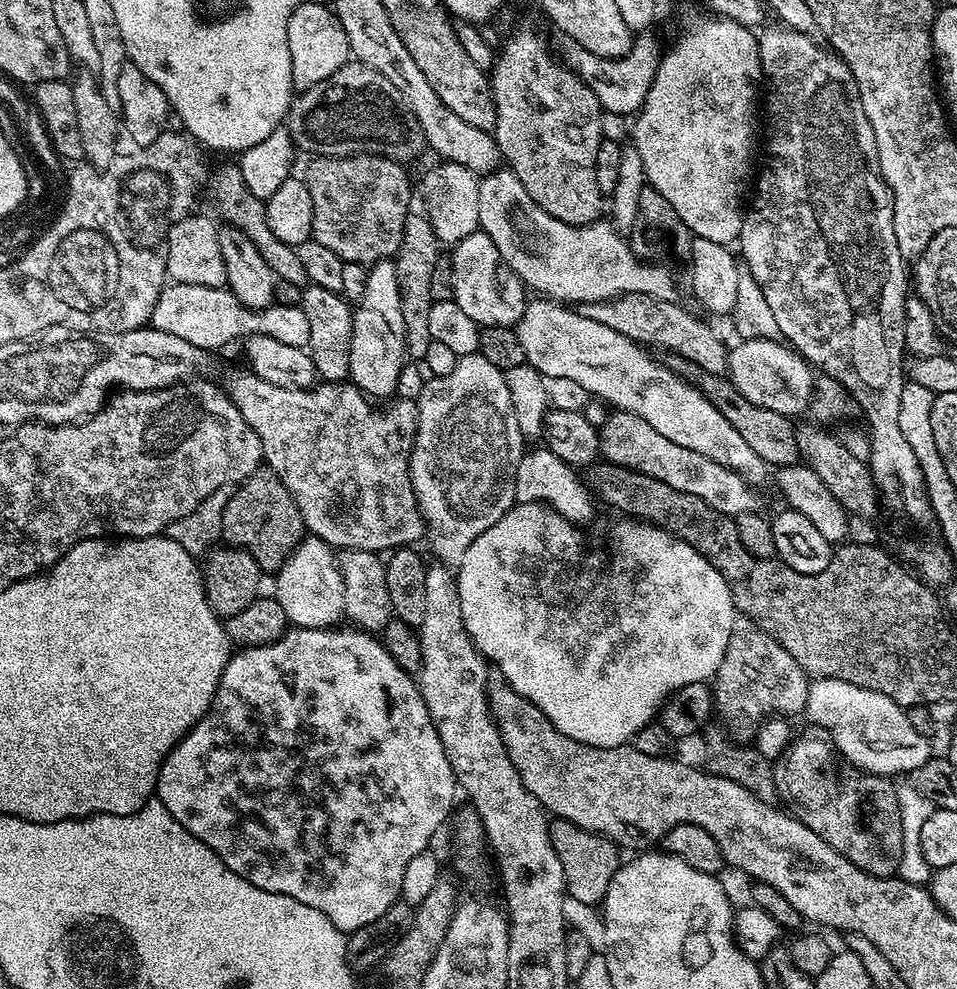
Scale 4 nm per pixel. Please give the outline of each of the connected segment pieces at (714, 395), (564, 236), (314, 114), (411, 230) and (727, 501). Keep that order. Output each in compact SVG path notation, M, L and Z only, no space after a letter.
M669 355L667 359L666 367L681 376L683 380L693 384L719 410L722 418L726 418L726 422L730 422L730 426L734 426L734 430L742 434L742 438L754 450L754 454L758 454L758 458L762 458L769 466L776 468L795 464L800 460L796 441L797 425L789 417L778 414L774 410L762 410L760 406L746 402L746 398L742 398L742 394L732 385L731 380L704 372L698 366L694 366L694 362L673 355Z
M497 170L495 172L489 172L479 181L478 190L478 205L480 219L479 227L488 237L494 242L494 246L498 246L498 254L504 264L519 280L524 284L525 289L534 291L533 293L539 294L541 297L549 300L559 302L565 306L579 306L581 304L597 304L599 300L615 300L631 292L641 292L647 296L653 296L659 300L671 300L675 301L676 296L676 284L672 281L670 273L656 262L645 262L639 260L632 252L631 243L622 235L622 232L615 227L612 222L607 219L601 218L596 221L595 224L583 224L582 226L574 226L573 224L567 224L562 222L558 218L554 218L550 214L546 214L546 210L542 210L542 206L538 206L538 202L534 202L534 198L530 198L530 194L526 194L526 186L522 186L522 182L518 182L516 175L511 170Z
M349 62L342 65L335 74L328 80L318 82L318 86L310 86L303 89L293 99L292 105L288 107L288 115L286 117L286 127L289 136L292 139L295 147L302 153L312 152L313 157L317 156L355 156L357 154L367 154L370 156L385 156L391 160L398 160L401 162L409 162L408 160L416 160L420 156L420 151L425 151L426 145L424 143L424 135L418 126L418 122L414 118L414 114L404 105L404 100L398 94L398 89L391 84L386 78L382 78L382 74L378 74L378 70L374 70L370 66L359 62Z
M409 214L404 223L400 248L396 251L394 263L398 274L398 290L402 298L402 322L404 323L404 351L407 359L420 360L434 348L430 334L430 310L434 303L430 282L434 282L434 270L441 263L442 244L437 240L431 223L424 214Z
M616 410L598 431L600 456L607 463L650 474L650 478L658 478L658 482L666 482L666 486L674 486L674 490L682 490L682 494L694 494L694 498L702 498L702 502L714 506L714 510L733 518L743 512L757 511L757 489L753 485L747 484L734 470L714 462L714 458L706 458L706 454L698 454L695 450L686 450L686 446L678 446L678 442L670 442L670 438L658 434L650 422Z

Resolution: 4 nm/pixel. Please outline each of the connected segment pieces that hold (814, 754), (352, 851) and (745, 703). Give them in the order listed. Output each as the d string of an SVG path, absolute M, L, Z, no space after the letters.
M820 736L793 739L775 761L777 793L796 804L796 819L862 871L895 877L902 862L902 818L896 784L887 776L861 772L837 752L831 740Z
M292 626L273 644L241 648L229 656L216 699L208 707L208 713L172 747L172 752L162 762L154 796L183 828L194 834L194 838L210 846L234 874L262 890L286 894L306 906L314 906L314 910L326 914L326 918L334 922L338 931L351 934L374 922L374 918L382 918L382 914L401 899L402 874L406 874L406 866L410 866L414 854L422 854L431 845L428 843L439 830L440 823L453 815L452 803L456 800L456 792L458 796L458 785L446 758L442 738L438 738L430 710L426 710L419 683L390 658L383 643L373 633L355 626L347 627Z
M737 615L730 642L726 642L726 654L722 654L722 666L714 677L714 708L724 715L722 721L727 735L738 744L751 745L756 732L766 720L777 714L803 713L808 697L810 677L808 673L766 634L750 618Z

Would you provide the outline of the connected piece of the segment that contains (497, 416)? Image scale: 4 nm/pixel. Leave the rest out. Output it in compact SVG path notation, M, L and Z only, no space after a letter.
M479 354L459 357L455 363L445 376L434 377L418 395L416 440L408 458L414 498L426 525L426 544L432 547L433 557L451 570L459 569L470 542L482 530L490 530L517 503L518 462L526 451L526 437L518 426L503 371Z

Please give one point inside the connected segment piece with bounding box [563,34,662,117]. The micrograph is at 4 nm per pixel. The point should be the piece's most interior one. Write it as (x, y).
(621, 83)

